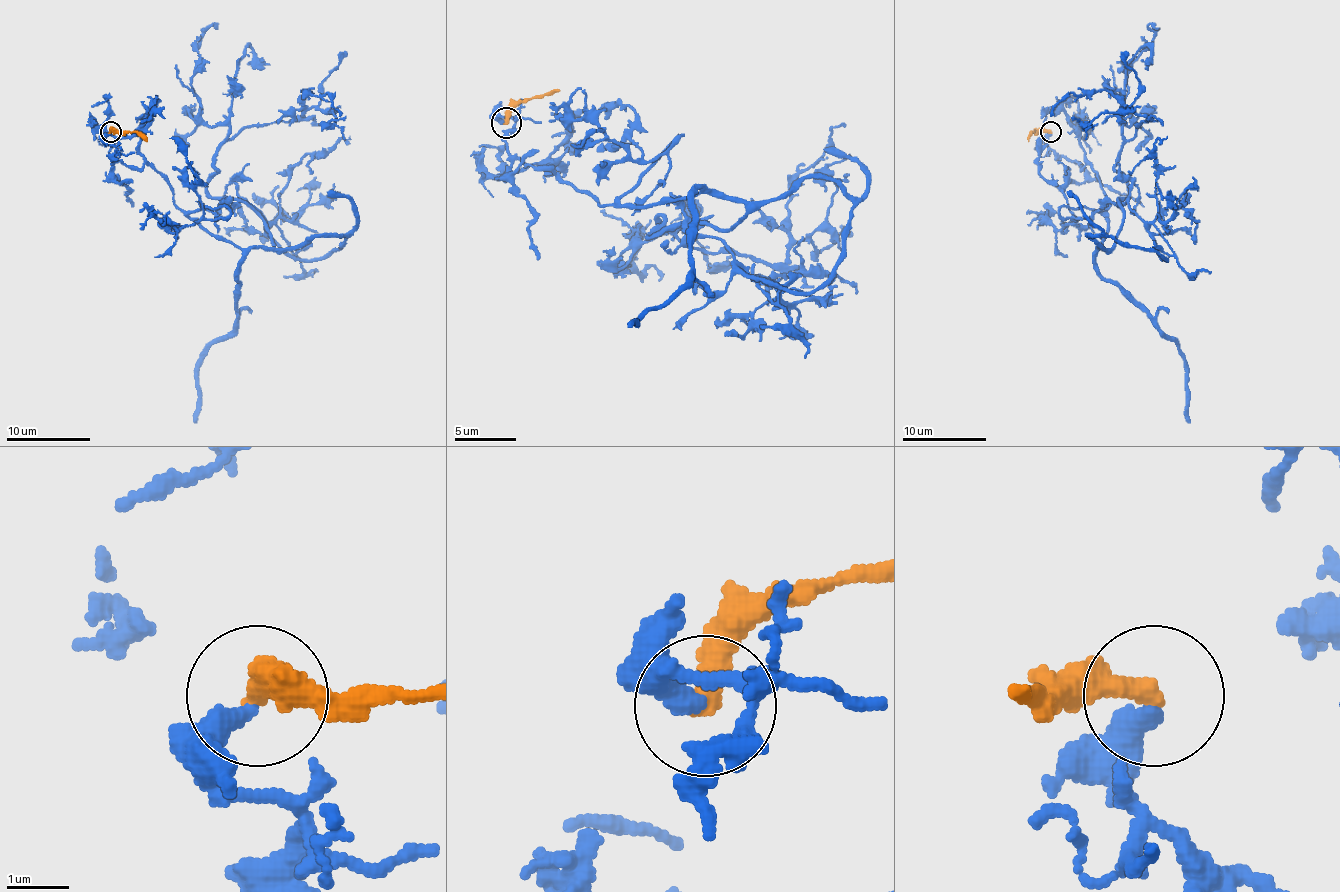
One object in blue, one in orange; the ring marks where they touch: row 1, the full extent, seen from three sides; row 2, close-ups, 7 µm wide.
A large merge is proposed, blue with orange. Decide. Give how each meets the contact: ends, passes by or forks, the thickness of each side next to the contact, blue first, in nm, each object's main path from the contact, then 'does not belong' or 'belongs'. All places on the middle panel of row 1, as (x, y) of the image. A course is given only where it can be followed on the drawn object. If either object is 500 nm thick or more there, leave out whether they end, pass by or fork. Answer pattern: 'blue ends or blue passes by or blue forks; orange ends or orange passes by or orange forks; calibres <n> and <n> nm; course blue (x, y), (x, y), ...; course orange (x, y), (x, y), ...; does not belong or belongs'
blue ends; orange ends; calibres 360 and 400 nm; course blue (507, 123), (599, 203), (747, 209), (648, 237), (661, 216), (781, 262), (790, 185), (842, 123); course orange (507, 123), (528, 99), (544, 99), (559, 89); does not belong

